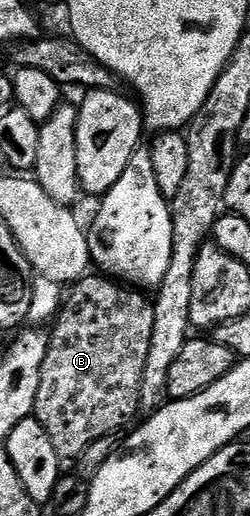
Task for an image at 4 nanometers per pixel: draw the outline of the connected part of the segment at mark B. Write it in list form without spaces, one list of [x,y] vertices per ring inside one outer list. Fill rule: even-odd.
[[[86,275],[82,277],[68,290],[61,312],[57,314],[52,322],[51,332],[49,333],[49,350],[47,351],[47,357],[43,359],[41,378],[39,379],[39,395],[35,395],[33,416],[37,418],[39,423],[43,423],[43,431],[47,431],[47,435],[51,435],[51,443],[55,446],[55,451],[62,459],[69,459],[69,457],[80,458],[91,443],[95,443],[96,440],[103,439],[104,436],[109,436],[112,433],[122,432],[125,429],[124,425],[133,416],[138,416],[139,387],[143,381],[143,367],[147,365],[147,351],[151,349],[151,330],[155,327],[153,301],[150,298],[145,298],[148,296],[144,292],[133,287],[126,287],[124,284],[118,283],[105,275],[93,276]]]

